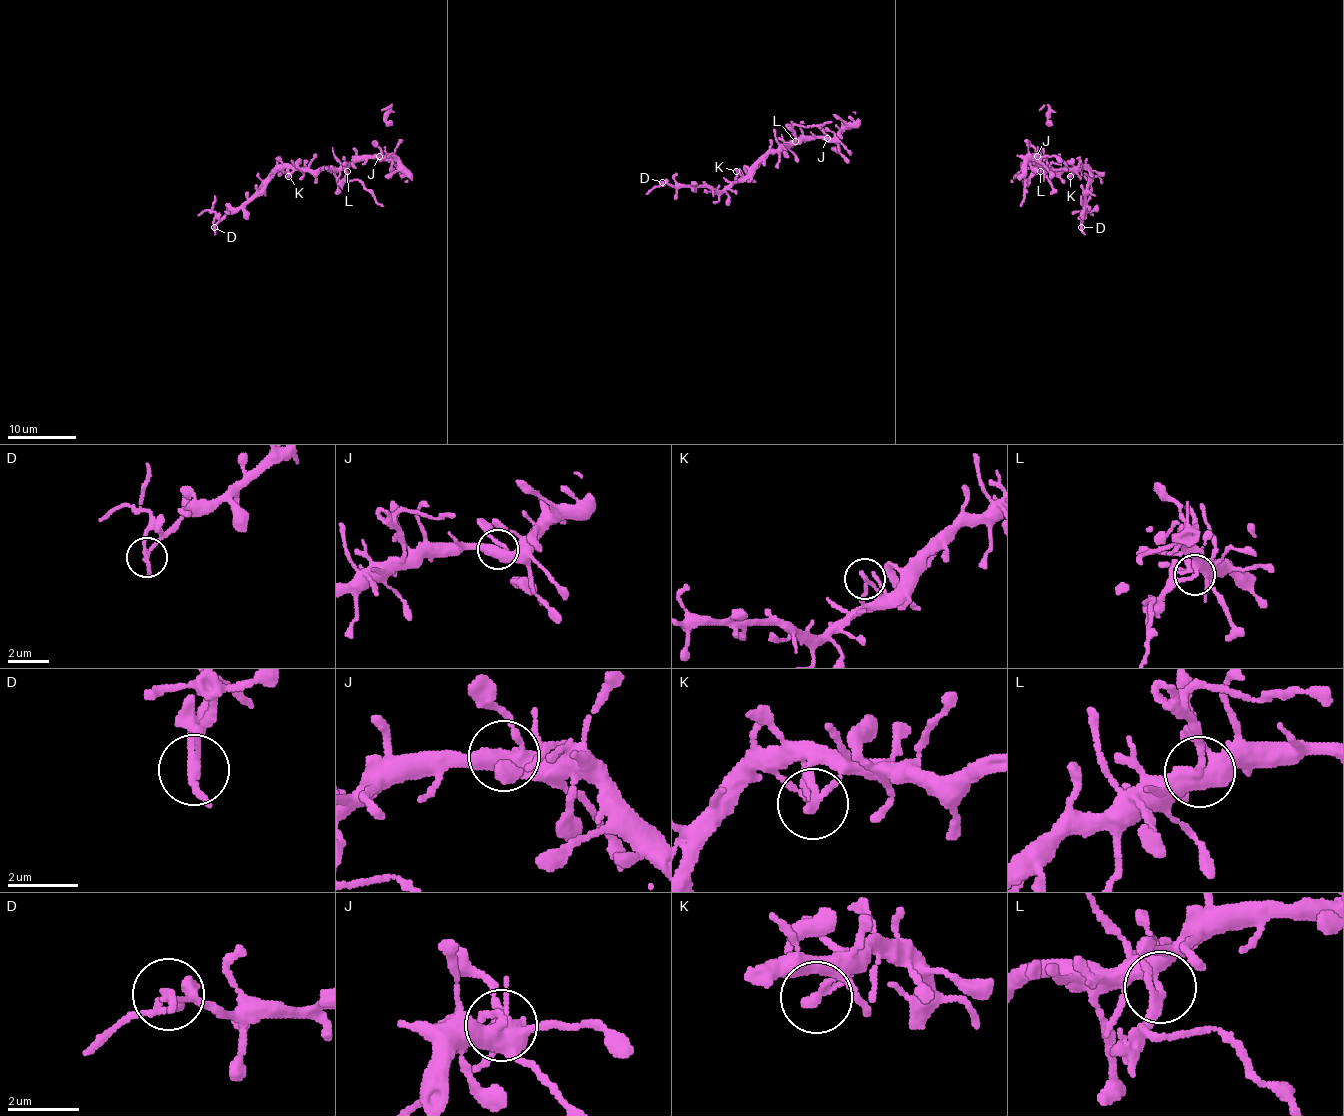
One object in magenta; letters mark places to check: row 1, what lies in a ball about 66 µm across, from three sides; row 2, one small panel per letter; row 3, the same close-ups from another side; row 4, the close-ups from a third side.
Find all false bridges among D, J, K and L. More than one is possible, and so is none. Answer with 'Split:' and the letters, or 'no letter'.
Split: D, L

